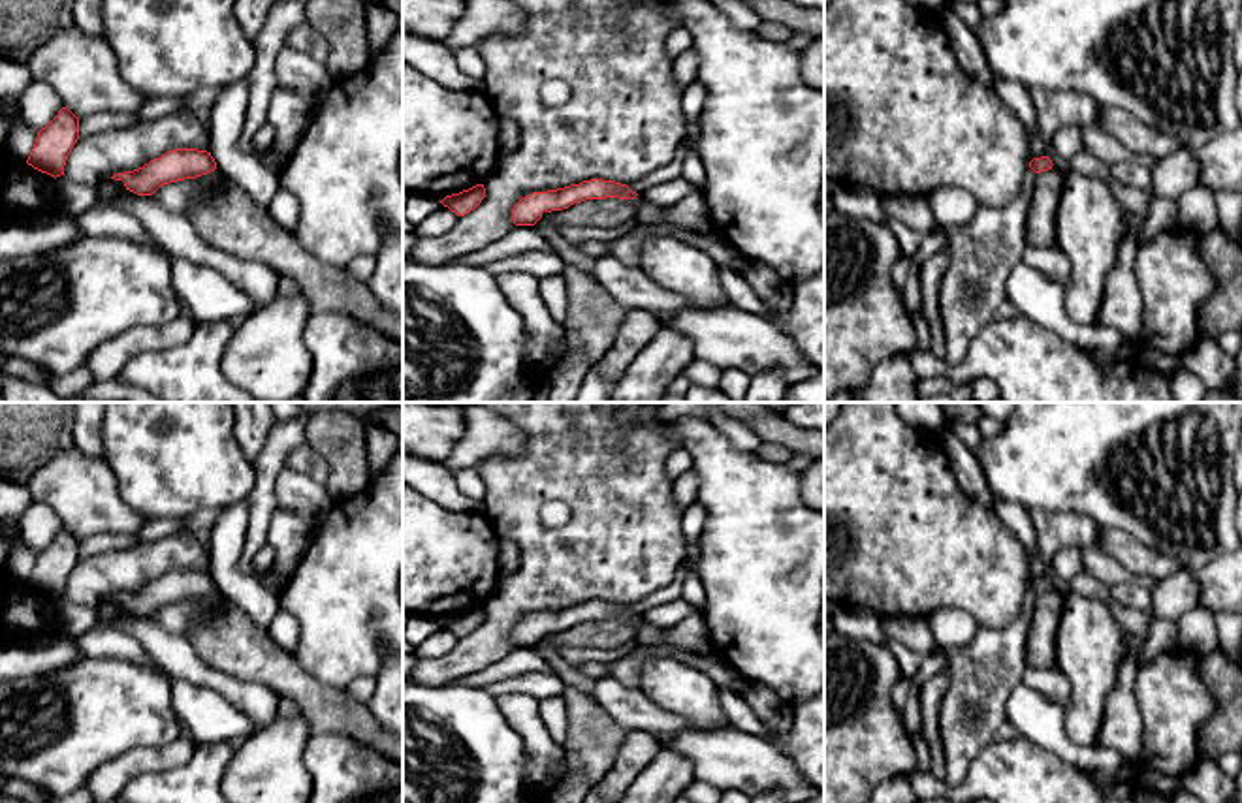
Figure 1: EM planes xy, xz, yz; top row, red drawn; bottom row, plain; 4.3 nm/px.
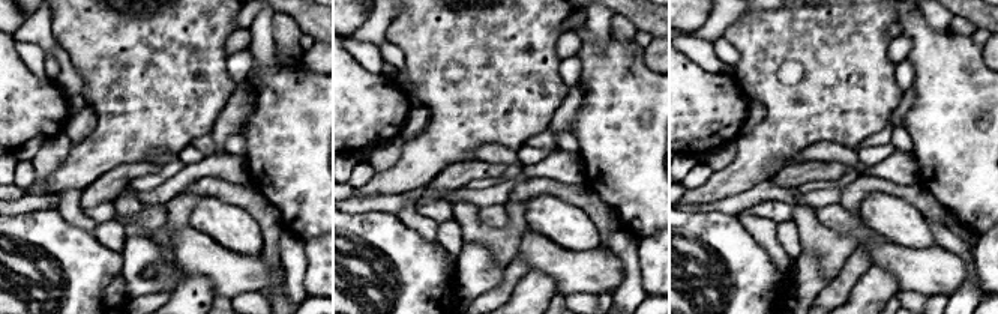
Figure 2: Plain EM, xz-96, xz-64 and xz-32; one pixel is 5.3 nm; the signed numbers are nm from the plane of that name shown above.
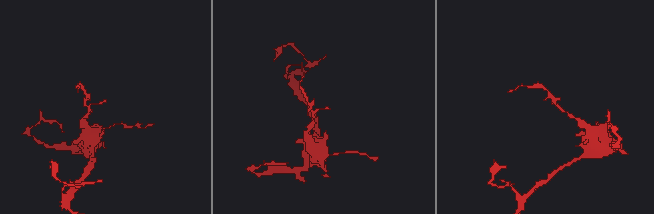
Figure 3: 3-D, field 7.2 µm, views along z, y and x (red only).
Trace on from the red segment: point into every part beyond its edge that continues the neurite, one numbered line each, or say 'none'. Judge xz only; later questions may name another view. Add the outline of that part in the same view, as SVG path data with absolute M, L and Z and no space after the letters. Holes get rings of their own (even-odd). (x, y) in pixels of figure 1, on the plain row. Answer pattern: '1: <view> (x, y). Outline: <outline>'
none

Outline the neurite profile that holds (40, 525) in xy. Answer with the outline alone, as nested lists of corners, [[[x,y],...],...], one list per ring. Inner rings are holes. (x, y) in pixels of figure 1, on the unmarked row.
[[[34,500],[21,521],[21,536],[38,551],[45,549],[62,528],[58,515],[49,506]]]

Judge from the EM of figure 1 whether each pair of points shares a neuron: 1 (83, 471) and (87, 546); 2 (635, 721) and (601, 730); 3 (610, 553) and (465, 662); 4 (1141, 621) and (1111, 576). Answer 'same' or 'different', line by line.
1: different
2: different
3: same
4: different

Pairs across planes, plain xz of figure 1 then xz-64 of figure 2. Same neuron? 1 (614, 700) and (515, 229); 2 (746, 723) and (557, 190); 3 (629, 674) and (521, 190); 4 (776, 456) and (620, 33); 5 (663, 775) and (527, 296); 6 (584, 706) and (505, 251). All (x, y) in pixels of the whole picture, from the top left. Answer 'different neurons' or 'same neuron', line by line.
1: different neurons
2: different neurons
3: same neuron
4: same neuron
5: same neuron
6: same neuron

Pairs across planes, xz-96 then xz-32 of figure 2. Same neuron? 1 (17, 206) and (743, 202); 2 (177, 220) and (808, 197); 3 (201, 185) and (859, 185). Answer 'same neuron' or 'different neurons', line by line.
1: same neuron
2: different neurons
3: same neuron

